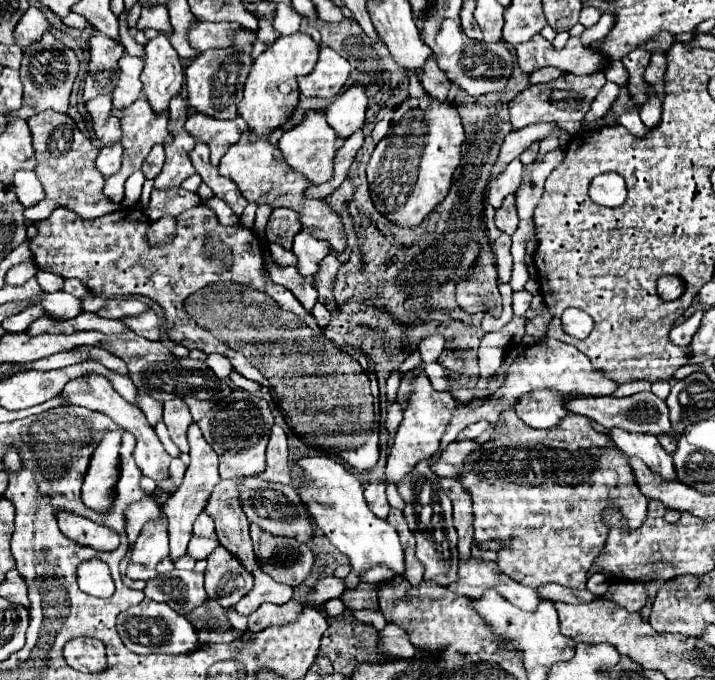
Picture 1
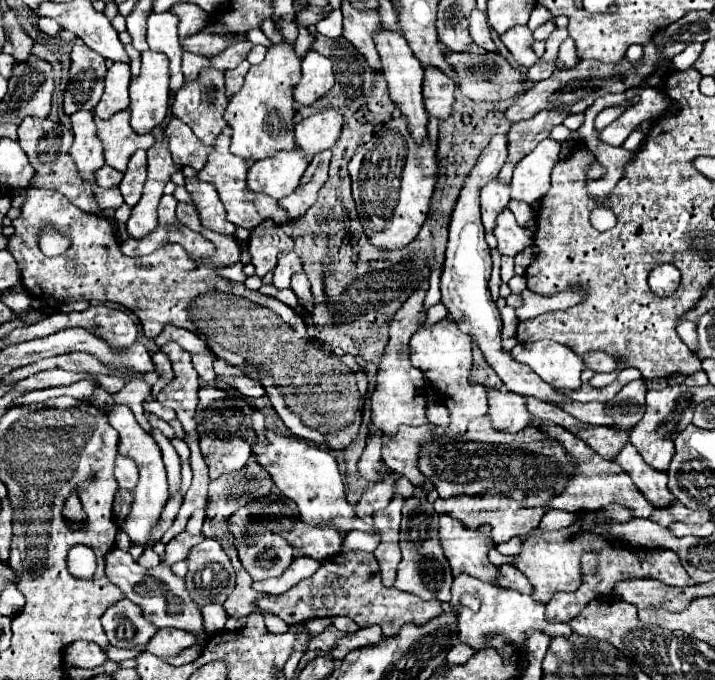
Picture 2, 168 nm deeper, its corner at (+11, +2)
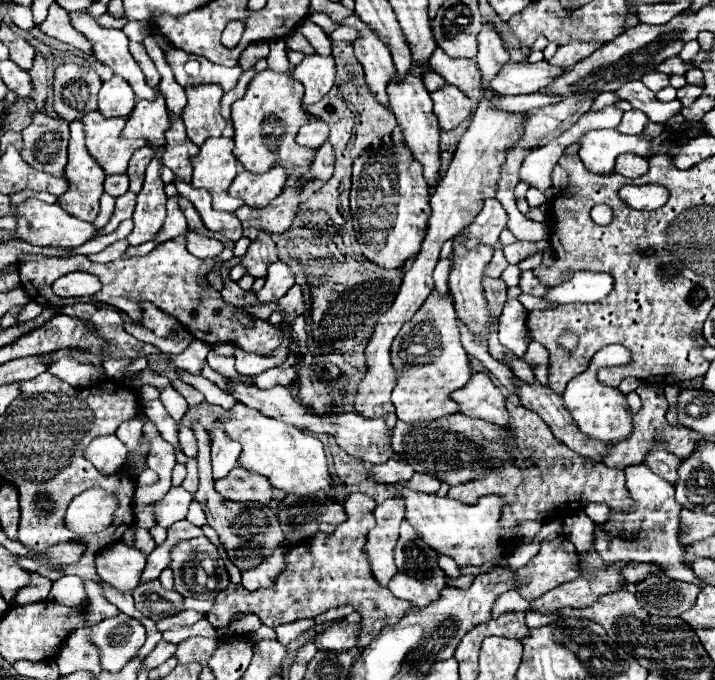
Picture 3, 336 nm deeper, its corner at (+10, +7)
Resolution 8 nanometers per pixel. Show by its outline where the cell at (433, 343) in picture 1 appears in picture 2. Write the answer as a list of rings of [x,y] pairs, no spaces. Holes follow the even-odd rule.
[[[438,303],[438,305],[434,305],[434,307],[428,309],[428,319],[424,321],[422,327],[432,327],[432,325],[436,325],[438,321],[442,321],[446,317],[448,317],[448,309],[442,303]]]

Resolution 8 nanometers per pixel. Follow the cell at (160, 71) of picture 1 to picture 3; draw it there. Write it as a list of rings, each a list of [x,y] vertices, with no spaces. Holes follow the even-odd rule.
[[[159,92],[157,100],[153,100],[153,102],[137,100],[133,114],[127,118],[127,124],[125,124],[125,128],[121,130],[121,136],[123,136],[123,138],[143,138],[143,140],[147,140],[147,144],[151,144],[153,148],[165,148],[165,132],[167,132],[169,126],[171,126],[171,120],[169,120],[169,112],[167,112],[167,108],[165,108],[165,98],[163,98],[161,92]]]

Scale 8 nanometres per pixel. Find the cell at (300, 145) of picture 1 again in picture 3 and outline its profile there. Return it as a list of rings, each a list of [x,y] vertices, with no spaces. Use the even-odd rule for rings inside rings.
[[[271,168],[265,174],[251,174],[245,170],[235,176],[227,192],[235,198],[241,198],[251,208],[263,208],[281,194],[285,182],[287,176],[283,168]]]

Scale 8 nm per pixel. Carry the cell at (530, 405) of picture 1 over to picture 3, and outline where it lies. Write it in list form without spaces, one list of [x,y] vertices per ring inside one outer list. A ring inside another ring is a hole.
[[[485,372],[471,374],[469,382],[449,394],[449,398],[459,406],[459,412],[471,418],[481,418],[485,422],[505,426],[509,422],[509,412],[505,410],[505,400],[499,388],[491,382]]]

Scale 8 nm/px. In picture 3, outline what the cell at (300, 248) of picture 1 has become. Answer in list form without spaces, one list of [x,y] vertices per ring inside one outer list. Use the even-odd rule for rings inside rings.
[[[275,262],[275,264],[269,266],[265,286],[255,296],[259,298],[259,302],[269,304],[269,302],[275,302],[275,300],[283,298],[293,284],[295,282],[293,282],[293,274],[291,274],[289,266],[283,264],[283,262]]]

